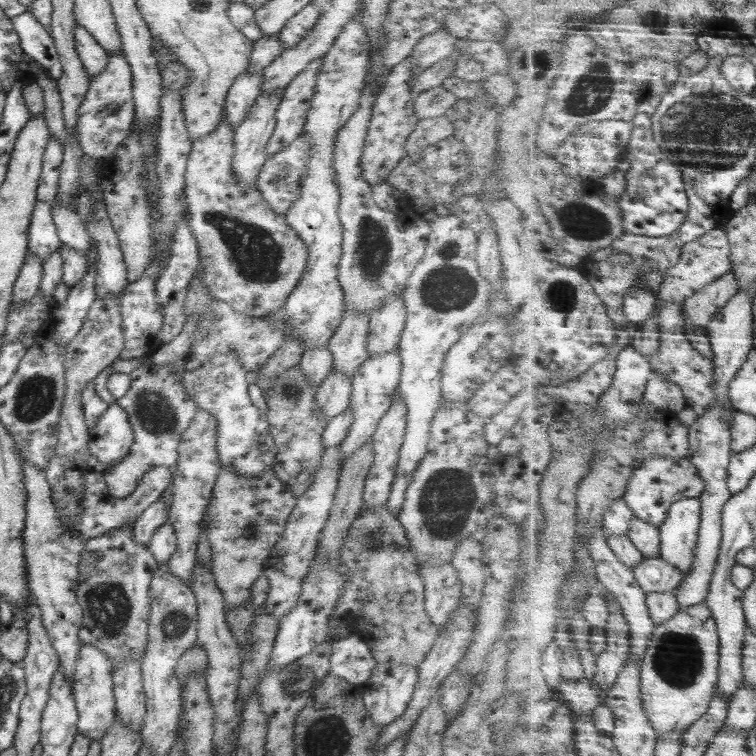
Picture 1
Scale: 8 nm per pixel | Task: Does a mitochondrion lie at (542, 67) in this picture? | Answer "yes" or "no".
yes

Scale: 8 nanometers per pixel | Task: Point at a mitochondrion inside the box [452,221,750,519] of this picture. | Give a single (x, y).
(561, 296)

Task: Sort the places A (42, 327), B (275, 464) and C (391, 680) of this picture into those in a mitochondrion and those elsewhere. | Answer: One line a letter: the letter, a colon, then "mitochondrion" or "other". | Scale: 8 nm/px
A: other
B: other
C: other

